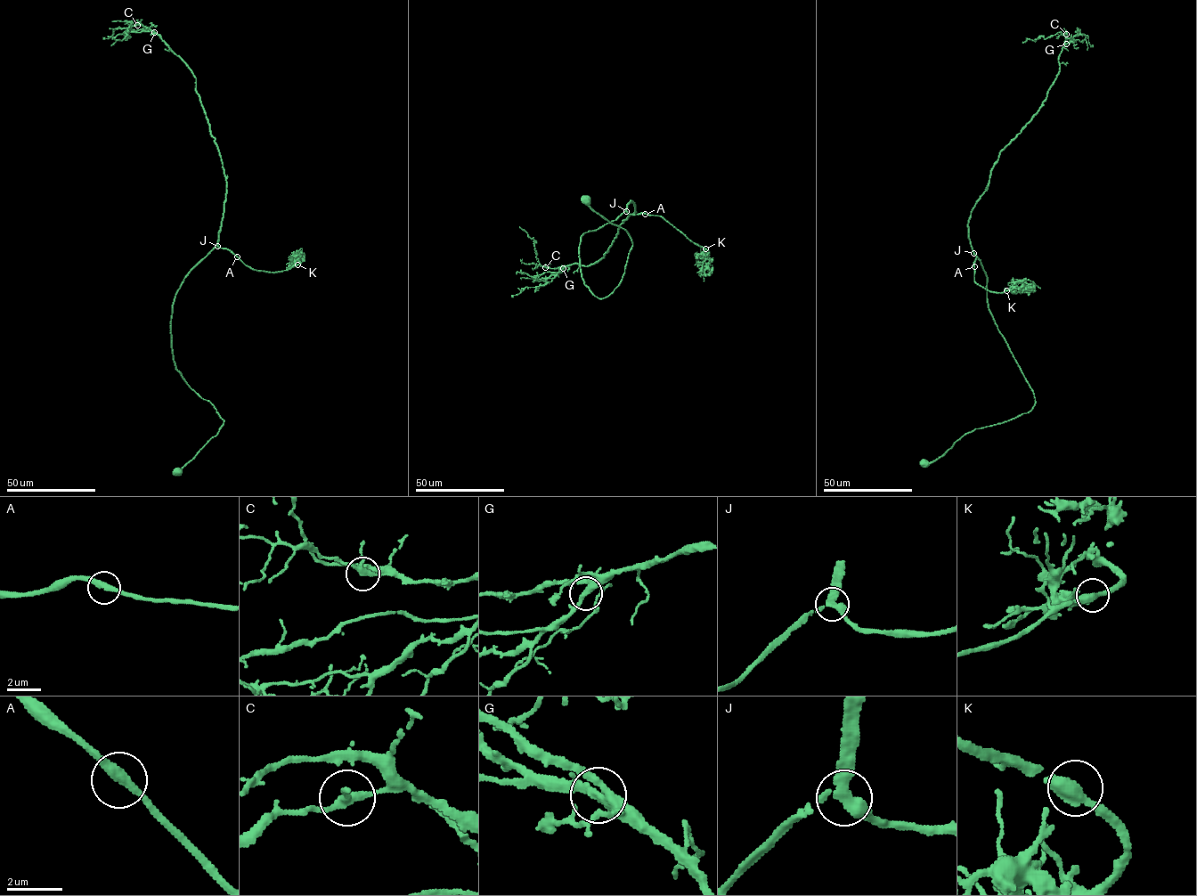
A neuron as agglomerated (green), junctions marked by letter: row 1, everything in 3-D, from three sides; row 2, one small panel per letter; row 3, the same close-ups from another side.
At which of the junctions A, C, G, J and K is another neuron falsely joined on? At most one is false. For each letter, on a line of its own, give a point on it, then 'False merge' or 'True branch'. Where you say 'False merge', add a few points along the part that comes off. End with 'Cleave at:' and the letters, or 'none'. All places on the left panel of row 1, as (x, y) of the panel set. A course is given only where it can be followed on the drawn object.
A: Place: (237, 256). True branch
C: Place: (137, 25). True branch
G: Place: (154, 32). True branch
J: Place: (217, 246). True branch
K: Place: (297, 264). True branch
Cleave at: none

